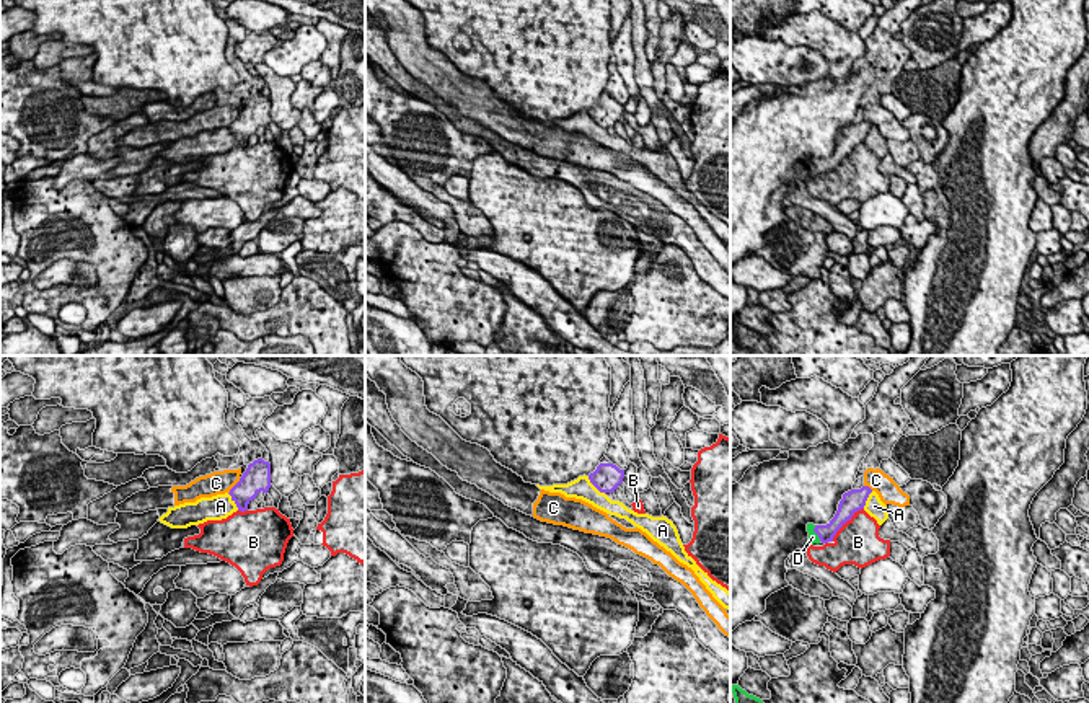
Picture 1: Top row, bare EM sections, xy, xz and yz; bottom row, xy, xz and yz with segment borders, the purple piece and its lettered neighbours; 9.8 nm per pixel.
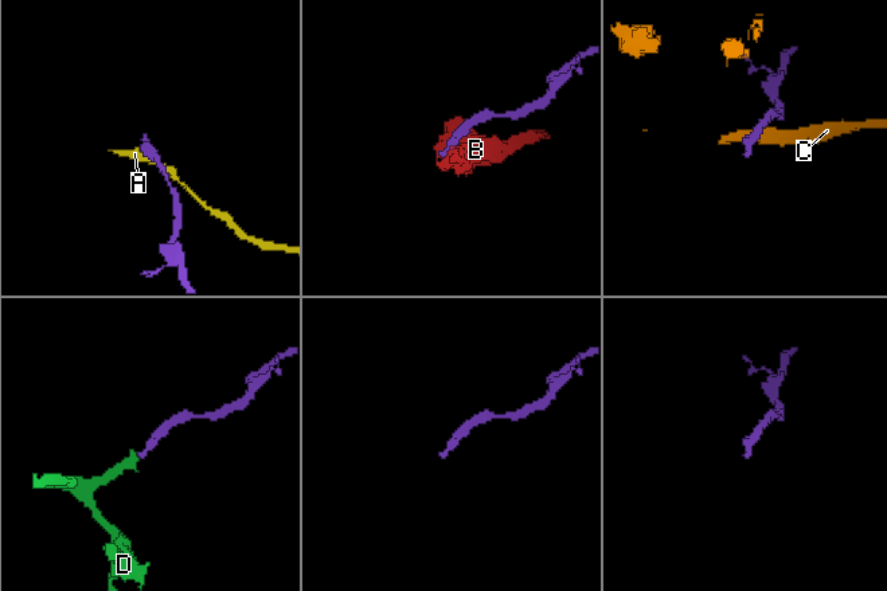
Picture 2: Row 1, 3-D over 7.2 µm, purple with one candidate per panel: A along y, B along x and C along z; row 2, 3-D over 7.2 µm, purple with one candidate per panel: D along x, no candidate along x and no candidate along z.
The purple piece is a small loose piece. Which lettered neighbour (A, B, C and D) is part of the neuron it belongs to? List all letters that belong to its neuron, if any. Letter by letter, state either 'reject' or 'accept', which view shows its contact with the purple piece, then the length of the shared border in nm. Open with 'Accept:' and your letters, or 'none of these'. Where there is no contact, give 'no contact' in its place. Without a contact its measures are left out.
Accept: D
A: reject | xz | 260 nm
B: reject | yz | 460 nm
C: reject | xy | 200 nm
D: accept | yz | 170 nm

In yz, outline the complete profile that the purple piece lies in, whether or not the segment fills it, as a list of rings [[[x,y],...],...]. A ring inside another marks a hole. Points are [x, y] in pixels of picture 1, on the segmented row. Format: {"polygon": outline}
{"polygon": [[[862,486],[861,489],[851,489],[843,494],[843,499],[838,504],[838,511],[835,517],[827,524],[827,525],[813,525],[807,524],[807,532],[809,532],[809,545],[813,543],[828,543],[833,542],[833,537],[836,532],[848,522],[851,517],[864,509],[866,501],[872,489],[869,486]]]}

